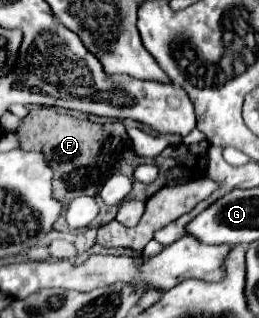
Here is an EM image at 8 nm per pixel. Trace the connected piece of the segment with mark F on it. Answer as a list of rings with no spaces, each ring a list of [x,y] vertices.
[[[34,107],[20,121],[16,135],[22,149],[38,151],[44,155],[46,165],[54,171],[54,197],[62,203],[68,203],[78,195],[96,197],[108,175],[112,175],[114,171],[130,173],[138,165],[138,155],[132,151],[130,137],[126,135],[122,121],[100,125],[60,115],[52,107]]]

